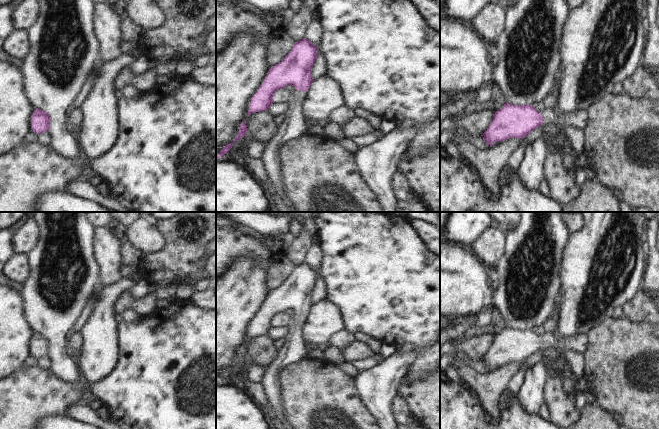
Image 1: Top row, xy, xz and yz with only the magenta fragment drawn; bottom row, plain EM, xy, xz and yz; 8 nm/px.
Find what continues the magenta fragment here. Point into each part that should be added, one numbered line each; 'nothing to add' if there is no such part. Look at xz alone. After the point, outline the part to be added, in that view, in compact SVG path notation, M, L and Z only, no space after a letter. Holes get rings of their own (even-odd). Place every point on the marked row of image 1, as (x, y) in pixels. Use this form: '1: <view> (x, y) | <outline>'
1: xz (295, 125) | M297 91L294 94L292 102L289 107L285 109L287 117L285 121L278 126L278 130L273 138L267 143L265 154L262 158L277 195L282 198L294 212L298 211L294 202L286 195L279 151L288 141L311 133L311 128L305 116L305 99L306 92L304 91Z

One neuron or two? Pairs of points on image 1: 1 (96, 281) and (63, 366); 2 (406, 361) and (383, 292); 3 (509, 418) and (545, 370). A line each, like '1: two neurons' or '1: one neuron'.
1: one neuron
2: two neurons
3: two neurons

